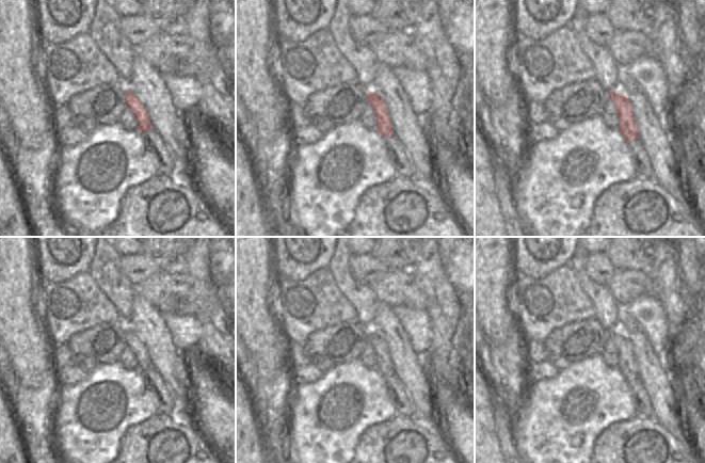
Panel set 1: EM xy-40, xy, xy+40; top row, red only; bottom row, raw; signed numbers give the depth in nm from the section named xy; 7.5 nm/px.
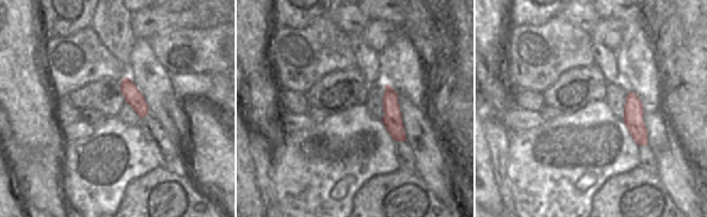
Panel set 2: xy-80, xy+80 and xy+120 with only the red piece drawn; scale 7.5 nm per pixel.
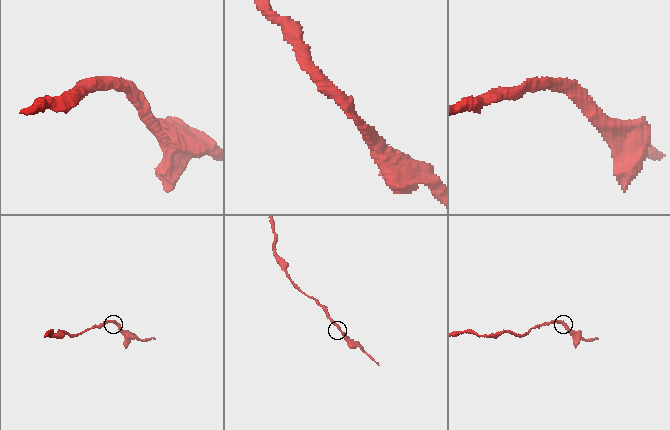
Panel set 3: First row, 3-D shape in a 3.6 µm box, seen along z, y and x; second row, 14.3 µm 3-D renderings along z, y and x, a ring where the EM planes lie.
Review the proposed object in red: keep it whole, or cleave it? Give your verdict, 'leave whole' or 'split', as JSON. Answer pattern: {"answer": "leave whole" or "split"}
{"answer": "leave whole"}

